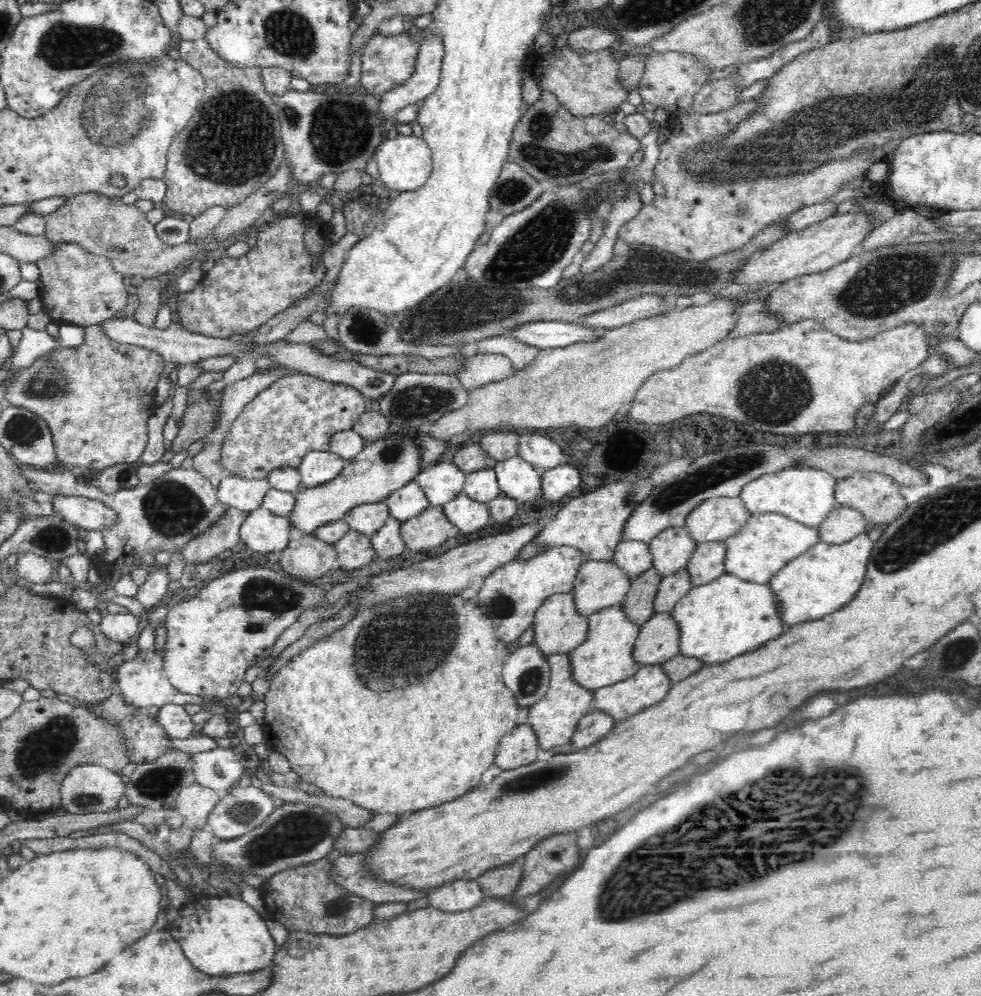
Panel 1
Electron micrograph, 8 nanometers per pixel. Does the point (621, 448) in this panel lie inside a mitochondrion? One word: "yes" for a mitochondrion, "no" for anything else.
no

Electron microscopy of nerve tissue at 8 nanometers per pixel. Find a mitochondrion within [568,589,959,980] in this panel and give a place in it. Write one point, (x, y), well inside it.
(642, 881)

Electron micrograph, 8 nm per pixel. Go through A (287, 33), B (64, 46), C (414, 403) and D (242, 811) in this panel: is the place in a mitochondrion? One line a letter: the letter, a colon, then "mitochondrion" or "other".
A: mitochondrion
B: mitochondrion
C: mitochondrion
D: mitochondrion

